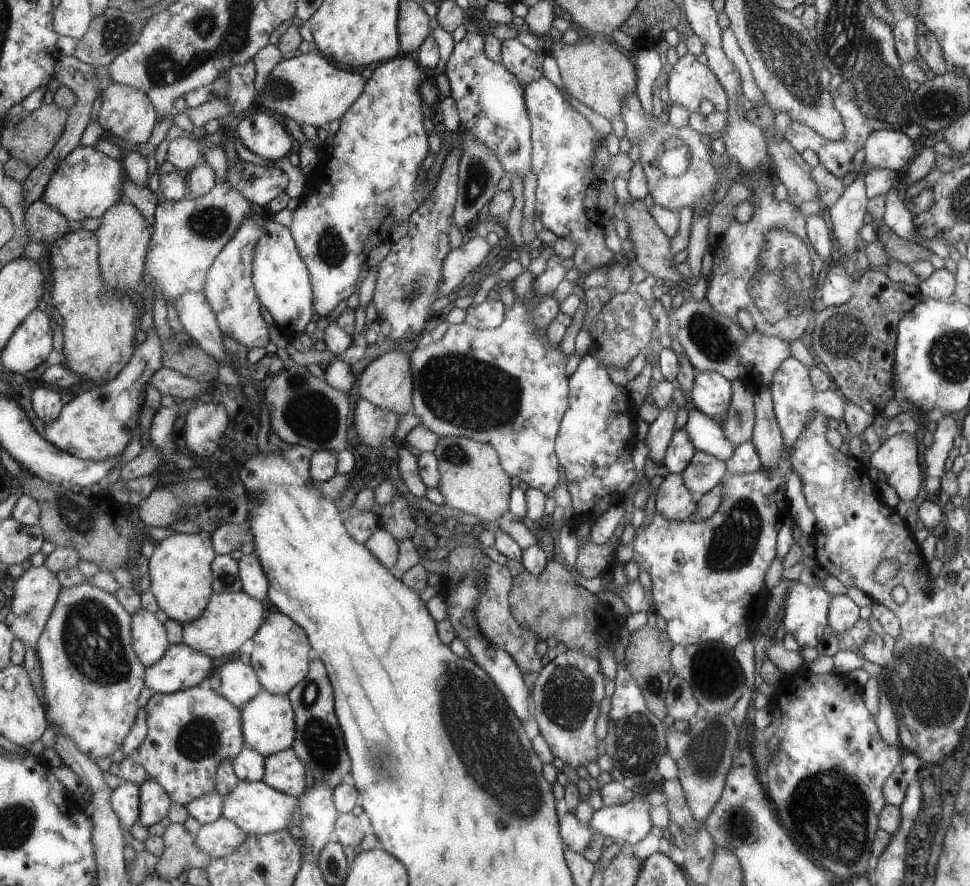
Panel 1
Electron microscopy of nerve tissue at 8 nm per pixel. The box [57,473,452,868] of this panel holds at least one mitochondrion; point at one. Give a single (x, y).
(92, 640)

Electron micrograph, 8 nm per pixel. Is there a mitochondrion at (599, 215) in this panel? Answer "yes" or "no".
no

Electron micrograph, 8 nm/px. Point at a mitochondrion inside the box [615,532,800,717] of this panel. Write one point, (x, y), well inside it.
(715, 674)

